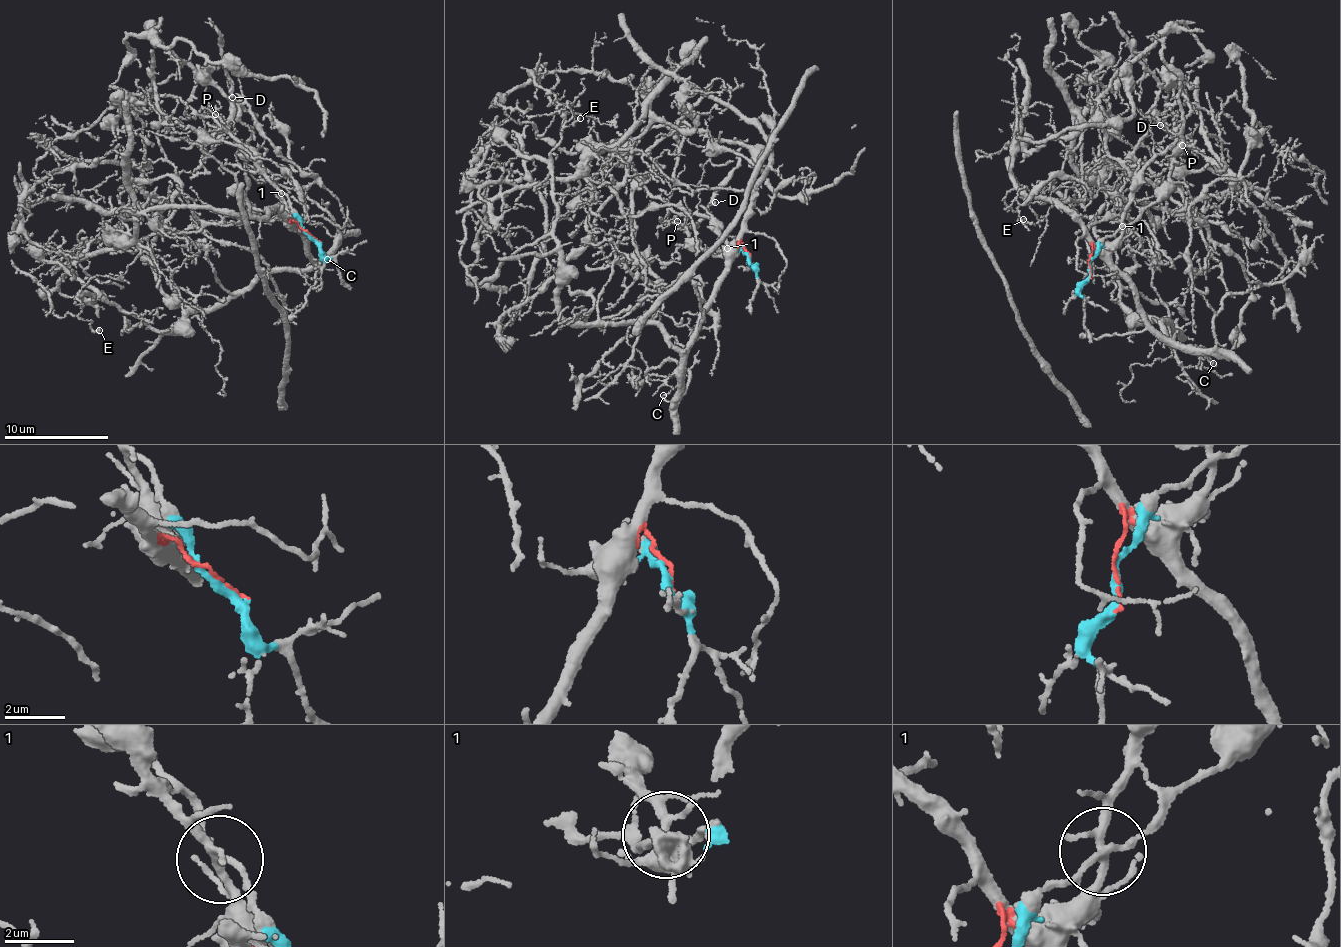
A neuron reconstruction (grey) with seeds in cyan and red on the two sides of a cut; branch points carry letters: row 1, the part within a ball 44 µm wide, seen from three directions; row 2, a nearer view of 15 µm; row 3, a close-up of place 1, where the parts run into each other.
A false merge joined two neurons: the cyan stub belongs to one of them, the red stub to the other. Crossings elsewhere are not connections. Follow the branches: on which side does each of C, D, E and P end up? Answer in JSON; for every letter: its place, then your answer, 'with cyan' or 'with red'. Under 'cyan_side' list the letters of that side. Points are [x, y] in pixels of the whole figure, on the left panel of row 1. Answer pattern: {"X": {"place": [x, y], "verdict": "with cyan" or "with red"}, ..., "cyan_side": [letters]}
{"C": {"place": [327, 259], "verdict": "with red"}, "D": {"place": [232, 97], "verdict": "with cyan"}, "E": {"place": [99, 330], "verdict": "with red"}, "P": {"place": [215, 114], "verdict": "with cyan"}, "cyan_side": ["D", "P"]}

